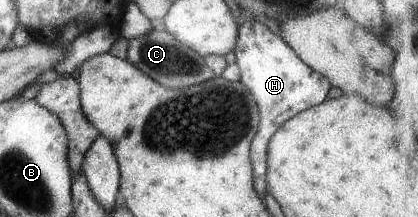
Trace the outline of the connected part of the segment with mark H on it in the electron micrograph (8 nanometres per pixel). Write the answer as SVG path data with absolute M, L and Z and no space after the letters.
M244 21L241 24L233 50L236 53L235 68L239 72L235 81L240 81L249 90L260 111L260 123L249 148L249 157L253 168L252 186L263 201L267 193L267 146L272 135L294 115L324 102L332 86L326 77L308 68L285 40L274 34L264 23Z

